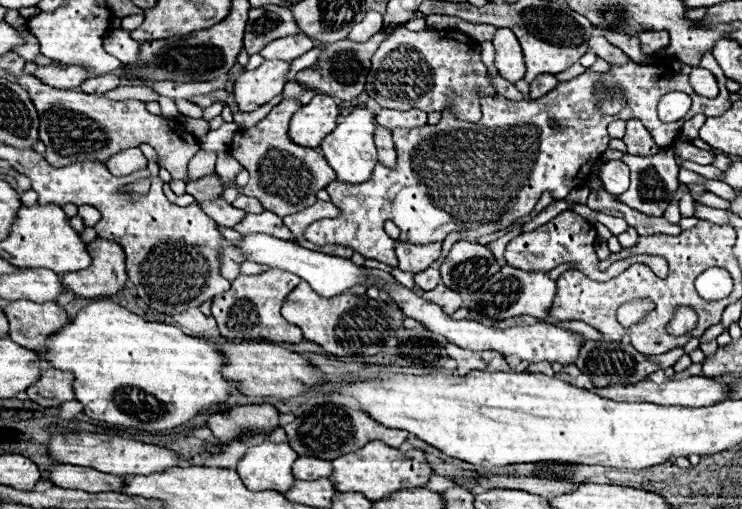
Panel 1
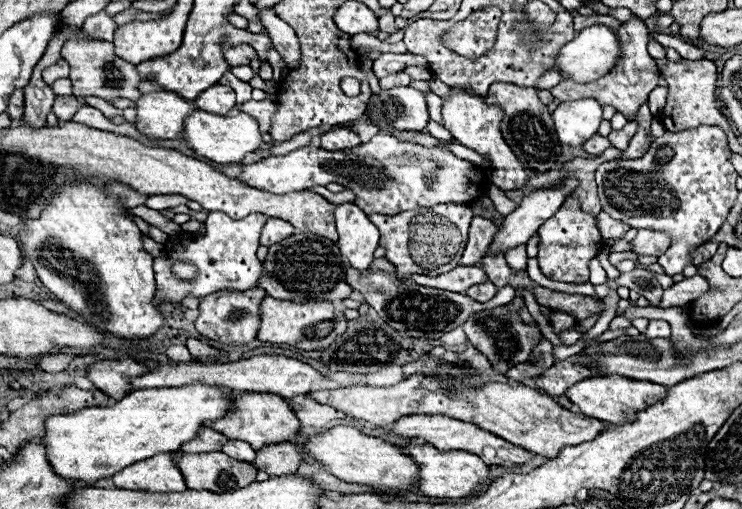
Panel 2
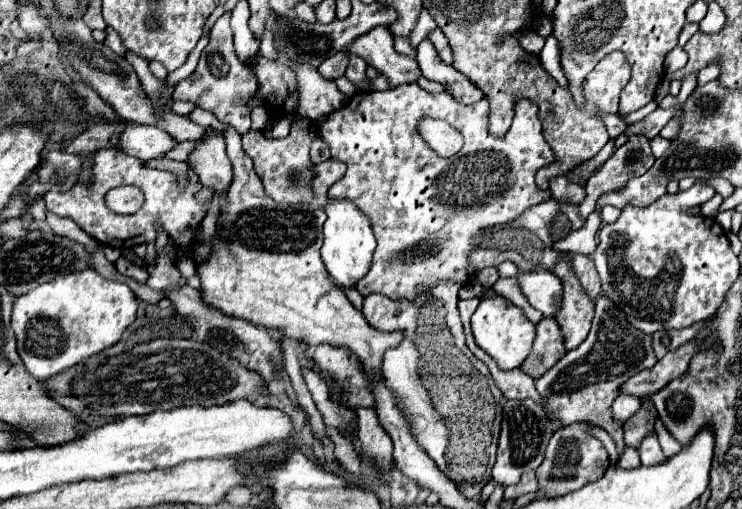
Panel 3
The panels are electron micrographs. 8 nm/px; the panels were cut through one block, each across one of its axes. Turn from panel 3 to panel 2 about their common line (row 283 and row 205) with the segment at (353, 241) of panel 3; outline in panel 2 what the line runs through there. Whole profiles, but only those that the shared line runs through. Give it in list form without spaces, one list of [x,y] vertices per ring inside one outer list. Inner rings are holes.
[[[352,202],[338,204],[334,210],[338,228],[338,246],[342,256],[356,270],[366,270],[374,260],[374,250],[378,248],[378,228],[368,222],[368,216]]]

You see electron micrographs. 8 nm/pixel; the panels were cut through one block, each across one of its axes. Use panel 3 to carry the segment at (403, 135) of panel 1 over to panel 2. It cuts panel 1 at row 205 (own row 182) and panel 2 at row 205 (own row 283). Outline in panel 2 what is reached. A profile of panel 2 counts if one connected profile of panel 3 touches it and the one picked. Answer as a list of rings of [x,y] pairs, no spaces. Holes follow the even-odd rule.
[[[376,134],[370,142],[356,148],[328,152],[318,146],[296,148],[284,156],[268,156],[256,164],[244,164],[240,180],[244,184],[268,190],[274,194],[288,194],[296,190],[306,190],[316,184],[326,186],[328,182],[338,182],[356,194],[356,204],[366,214],[386,214],[394,216],[404,210],[432,208],[438,204],[468,204],[488,188],[486,176],[480,178],[472,162],[456,158],[448,150],[450,142],[426,148],[414,142],[402,142],[390,134]]]

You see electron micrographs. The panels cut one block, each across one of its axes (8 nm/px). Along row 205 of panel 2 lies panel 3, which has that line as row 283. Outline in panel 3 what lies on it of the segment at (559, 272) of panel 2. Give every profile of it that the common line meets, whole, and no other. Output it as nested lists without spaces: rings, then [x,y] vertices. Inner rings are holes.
[[[560,260],[560,266],[556,266],[552,272],[564,284],[564,306],[556,314],[556,322],[562,328],[566,350],[572,350],[580,342],[584,342],[590,332],[594,304],[588,300],[584,288],[580,288],[576,276],[572,276],[572,268],[568,268],[568,260]]]

